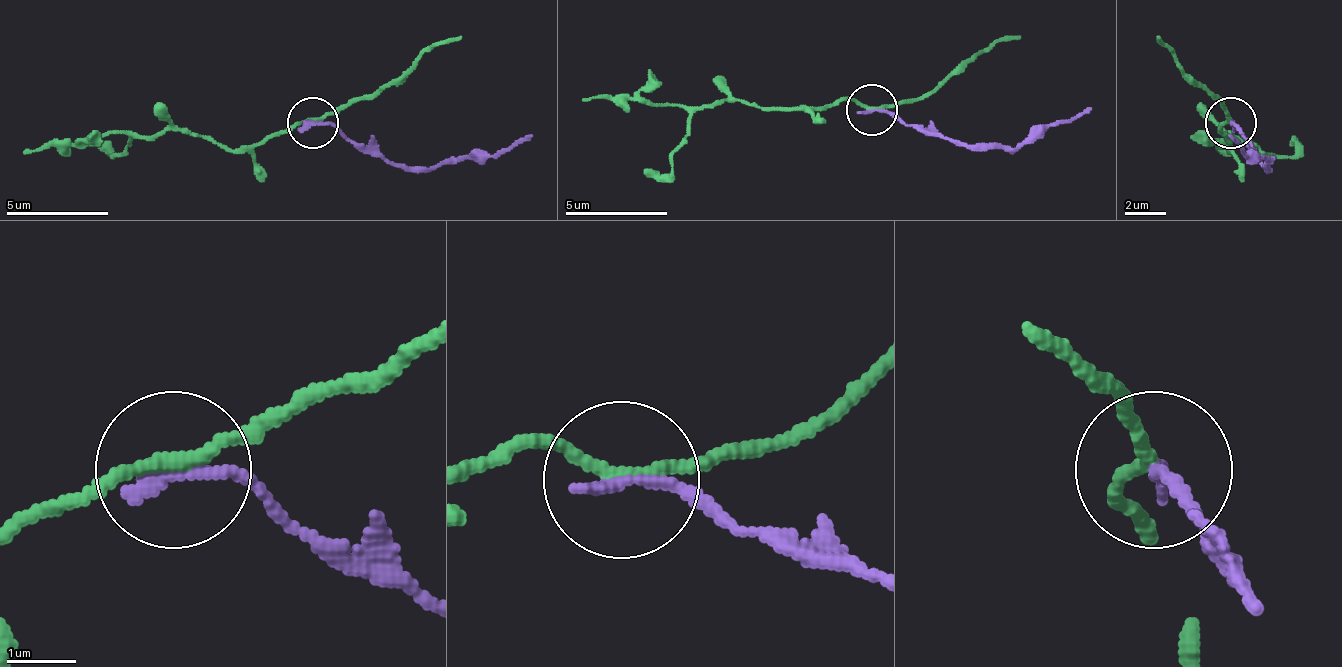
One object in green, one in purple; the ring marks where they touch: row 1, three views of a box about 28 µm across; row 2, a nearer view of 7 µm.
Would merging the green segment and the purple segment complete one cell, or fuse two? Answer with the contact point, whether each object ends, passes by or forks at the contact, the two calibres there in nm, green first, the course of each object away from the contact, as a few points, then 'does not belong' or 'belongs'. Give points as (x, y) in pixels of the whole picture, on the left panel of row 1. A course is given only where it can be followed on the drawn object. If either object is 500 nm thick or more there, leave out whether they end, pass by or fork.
place (313, 123); green passes by; purple ends; calibres 190 and 240 nm; course green (314, 121), (278, 132), (247, 147), (176, 132), (140, 137), (104, 132), (22, 152); course purple (314, 121), (370, 142), (401, 167), (462, 162), (534, 137); does not belong

